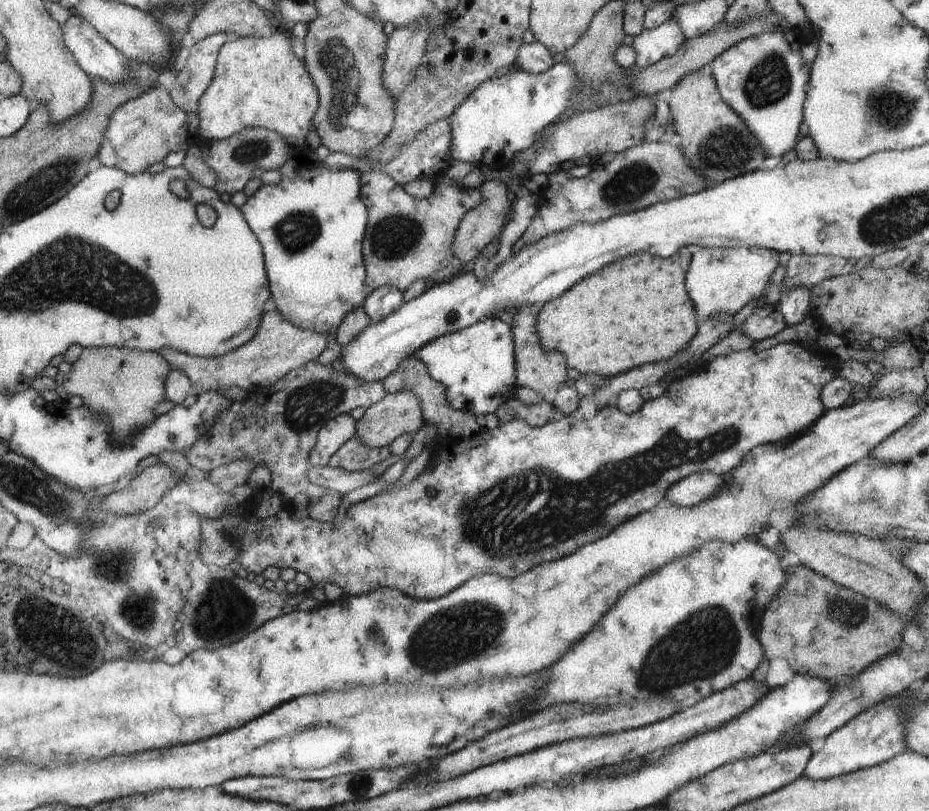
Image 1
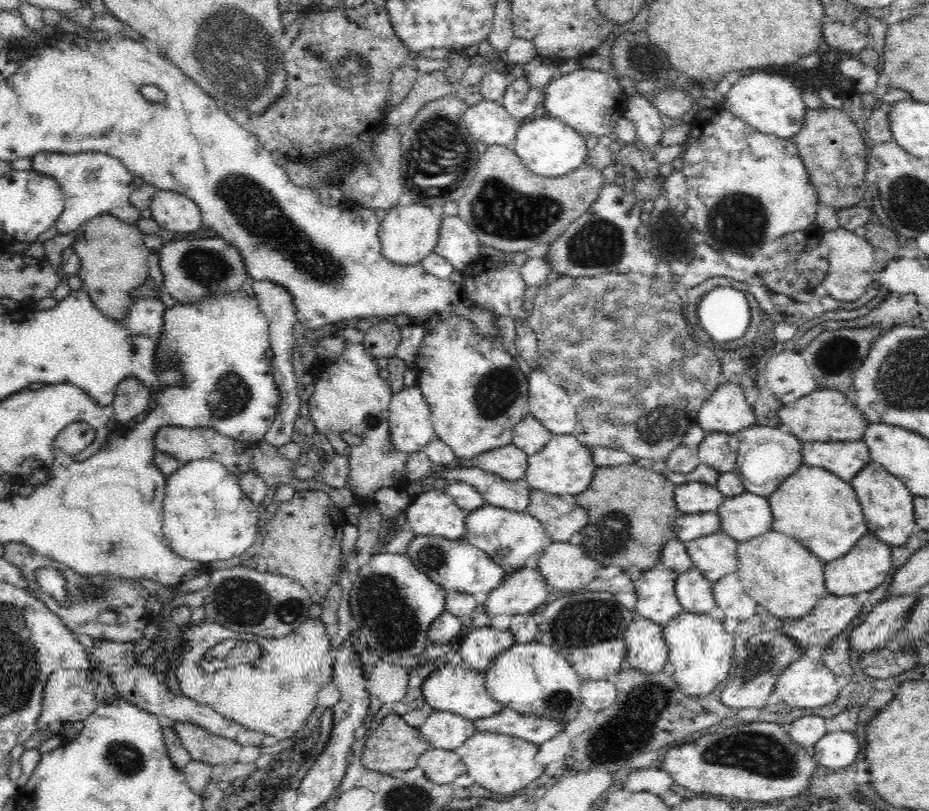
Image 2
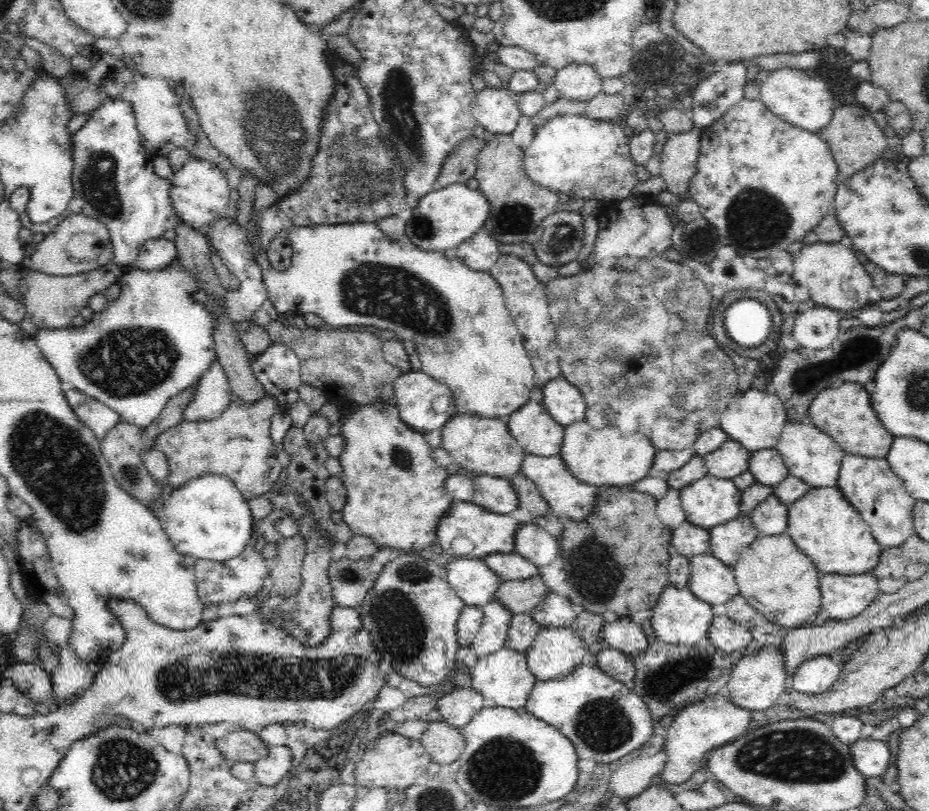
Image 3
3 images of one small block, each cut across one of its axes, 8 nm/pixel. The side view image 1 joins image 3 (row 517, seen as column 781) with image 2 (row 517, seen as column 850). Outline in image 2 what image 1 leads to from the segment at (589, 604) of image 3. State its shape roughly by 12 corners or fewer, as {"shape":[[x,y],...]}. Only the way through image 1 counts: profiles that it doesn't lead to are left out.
{"shape":[[638,461],[598,467],[574,496],[600,566],[659,566],[682,512]]}

